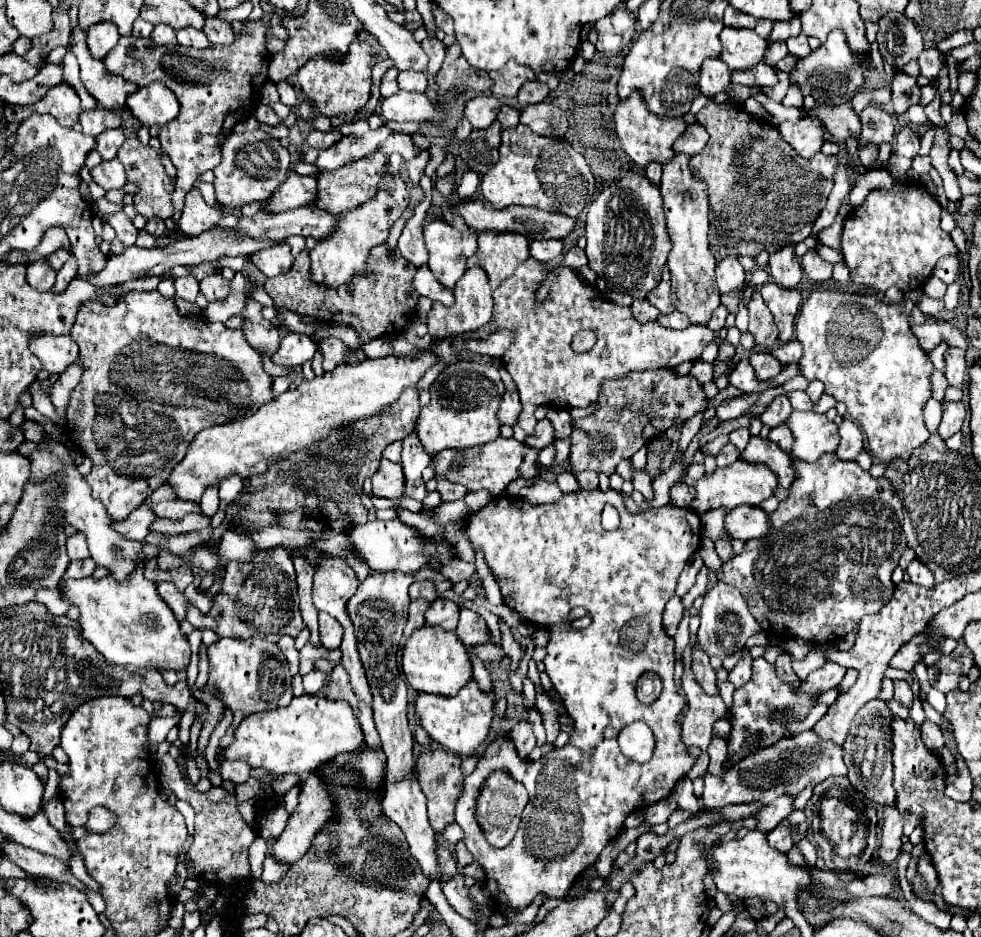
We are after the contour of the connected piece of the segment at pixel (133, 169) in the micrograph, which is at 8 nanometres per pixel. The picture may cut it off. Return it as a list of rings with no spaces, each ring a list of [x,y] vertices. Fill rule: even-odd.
[[[133,134],[133,136],[125,138],[123,146],[117,152],[117,158],[125,166],[127,180],[139,186],[139,192],[135,194],[135,210],[137,210],[137,214],[145,216],[147,220],[153,218],[153,216],[159,216],[163,220],[169,218],[173,214],[171,196],[173,196],[173,190],[175,190],[175,178],[165,172],[161,152],[155,150],[151,144],[141,144],[139,138]]]

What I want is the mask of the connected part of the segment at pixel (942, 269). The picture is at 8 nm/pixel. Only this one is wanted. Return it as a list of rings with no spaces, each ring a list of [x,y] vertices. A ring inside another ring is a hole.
[[[945,256],[943,260],[939,260],[939,264],[935,266],[933,272],[937,278],[941,278],[945,284],[951,284],[957,280],[959,276],[959,258],[957,256]]]

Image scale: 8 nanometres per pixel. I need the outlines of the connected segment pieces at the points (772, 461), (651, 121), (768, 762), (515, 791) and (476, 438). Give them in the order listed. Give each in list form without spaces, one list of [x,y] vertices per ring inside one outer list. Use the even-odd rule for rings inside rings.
[[[751,436],[741,458],[747,462],[767,464],[779,476],[779,484],[783,488],[791,488],[791,484],[797,478],[793,454],[785,452],[783,448],[779,448],[779,444],[775,444],[771,440],[763,440],[761,436]]]
[[[635,90],[627,100],[619,102],[615,108],[615,130],[621,140],[621,148],[629,154],[629,158],[637,166],[645,166],[651,160],[657,160],[663,164],[665,160],[671,160],[673,142],[683,134],[683,128],[687,128],[687,122],[683,118],[663,118],[649,112],[643,96]]]
[[[805,730],[801,734],[781,738],[779,742],[757,750],[735,764],[735,768],[727,770],[725,776],[719,776],[719,768],[723,762],[723,742],[713,738],[709,748],[709,770],[705,776],[705,790],[701,796],[701,804],[707,808],[723,808],[727,804],[749,804],[749,802],[763,802],[769,806],[779,796],[797,796],[805,786],[819,784],[829,776],[847,774],[847,766],[843,762],[843,748],[831,740],[823,740],[813,730]]]
[[[499,770],[485,780],[479,800],[477,800],[477,820],[479,820],[479,826],[485,834],[485,838],[491,842],[491,846],[503,848],[513,840],[519,820],[521,820],[521,812],[527,804],[527,798],[529,796],[527,796],[527,790],[523,784],[513,779],[505,771]]]
[[[459,362],[445,366],[445,370],[431,384],[431,402],[427,408],[421,408],[417,420],[417,434],[429,454],[441,452],[445,448],[473,448],[493,442],[501,436],[501,422],[497,418],[499,404],[503,400],[505,384],[499,378],[497,368],[487,368],[487,376],[481,376],[481,364],[477,362]]]

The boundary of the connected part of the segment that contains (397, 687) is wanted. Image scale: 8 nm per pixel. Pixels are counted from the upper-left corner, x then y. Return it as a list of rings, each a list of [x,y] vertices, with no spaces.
[[[389,572],[387,576],[369,574],[347,602],[347,612],[355,626],[357,648],[373,694],[375,726],[383,742],[383,752],[387,756],[383,814],[405,832],[409,852],[419,862],[423,874],[429,878],[439,878],[439,874],[435,874],[435,832],[427,820],[425,796],[421,792],[419,780],[415,778],[413,736],[407,724],[407,686],[397,668],[397,646],[407,624],[407,606],[411,602],[407,588],[411,586],[411,582],[413,576],[399,572]]]

